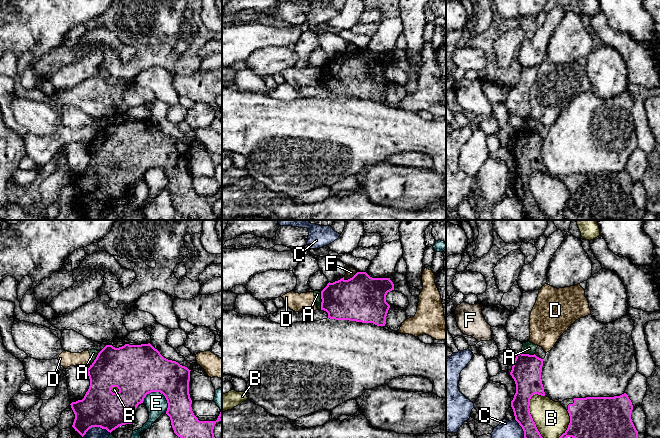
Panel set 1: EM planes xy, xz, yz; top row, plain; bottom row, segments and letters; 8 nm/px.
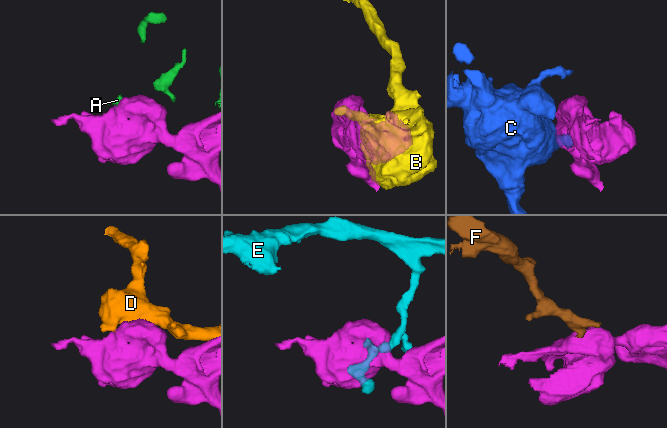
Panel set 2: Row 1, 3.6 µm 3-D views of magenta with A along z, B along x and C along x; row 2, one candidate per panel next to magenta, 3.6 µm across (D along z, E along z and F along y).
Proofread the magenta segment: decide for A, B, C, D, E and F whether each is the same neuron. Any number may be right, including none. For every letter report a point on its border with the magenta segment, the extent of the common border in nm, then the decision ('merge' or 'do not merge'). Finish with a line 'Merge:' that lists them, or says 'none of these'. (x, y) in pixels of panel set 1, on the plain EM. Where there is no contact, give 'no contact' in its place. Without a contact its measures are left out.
A: meets magenta in xz at (322, 77); contact 140 nm long; do not merge
B: meets magenta in yz at (532, 195); contact 420 nm long; do not merge
C: meets magenta in xy at (95, 202); contact 240 nm long; do not merge
D: meets magenta in xy at (89, 143); contact 50 nm long; do not merge
E: meets magenta in xy at (163, 170); contact 220 nm long; do not merge
F: meets magenta in xz at (350, 54); contact 130 nm long; do not merge
Merge: none of these

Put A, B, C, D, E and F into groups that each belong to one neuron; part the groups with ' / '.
A D / B / C / E / F

